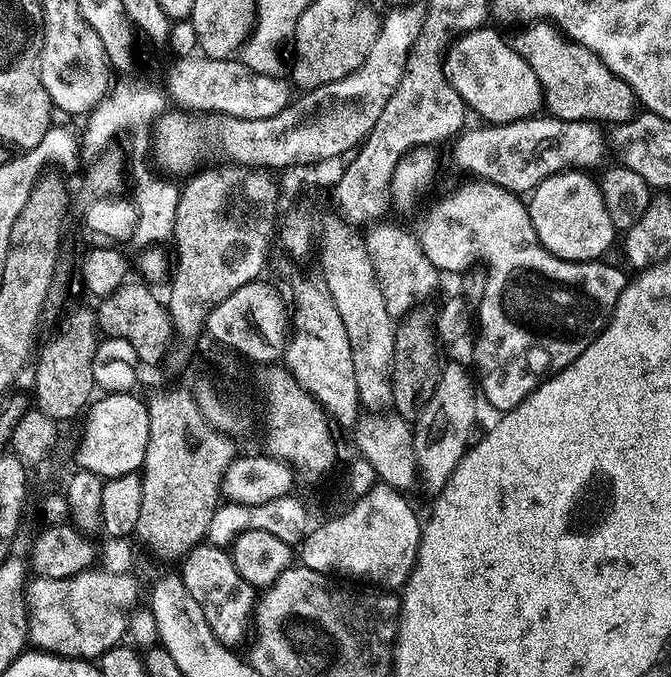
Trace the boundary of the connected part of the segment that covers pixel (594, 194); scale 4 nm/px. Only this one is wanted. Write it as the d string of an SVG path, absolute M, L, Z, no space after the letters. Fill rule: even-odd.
M584 170L559 172L546 182L542 182L532 189L530 199L527 201L530 222L534 222L534 230L542 242L542 246L550 254L554 254L563 260L600 260L603 252L612 244L612 239L617 239L618 231L607 212L604 194L599 183L591 180L589 173Z

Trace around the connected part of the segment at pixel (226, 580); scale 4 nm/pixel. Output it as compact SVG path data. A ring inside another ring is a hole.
M201 542L182 557L178 574L184 579L186 590L198 606L202 606L202 614L206 614L206 622L210 630L227 648L239 649L239 644L250 636L250 621L254 616L254 600L248 595L254 592L252 584L238 574L231 555L215 544ZM240 596L244 596L240 600ZM248 636L248 637L247 637Z

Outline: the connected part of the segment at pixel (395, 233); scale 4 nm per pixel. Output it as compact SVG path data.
M387 220L373 223L364 234L364 244L370 254L370 262L374 267L375 278L385 299L386 312L394 320L408 314L422 299L430 295L438 284L439 269L433 266L426 257L419 239L402 227Z

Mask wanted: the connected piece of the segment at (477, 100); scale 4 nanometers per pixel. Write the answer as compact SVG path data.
M481 26L475 28L473 32L466 32L463 36L456 37L448 45L448 51L444 58L445 73L454 90L461 95L466 108L473 113L476 111L484 119L481 121L494 125L509 124L515 120L527 120L541 111L544 91L540 88L534 70L530 70L526 58L518 55L507 39L503 40L494 29L488 27Z

